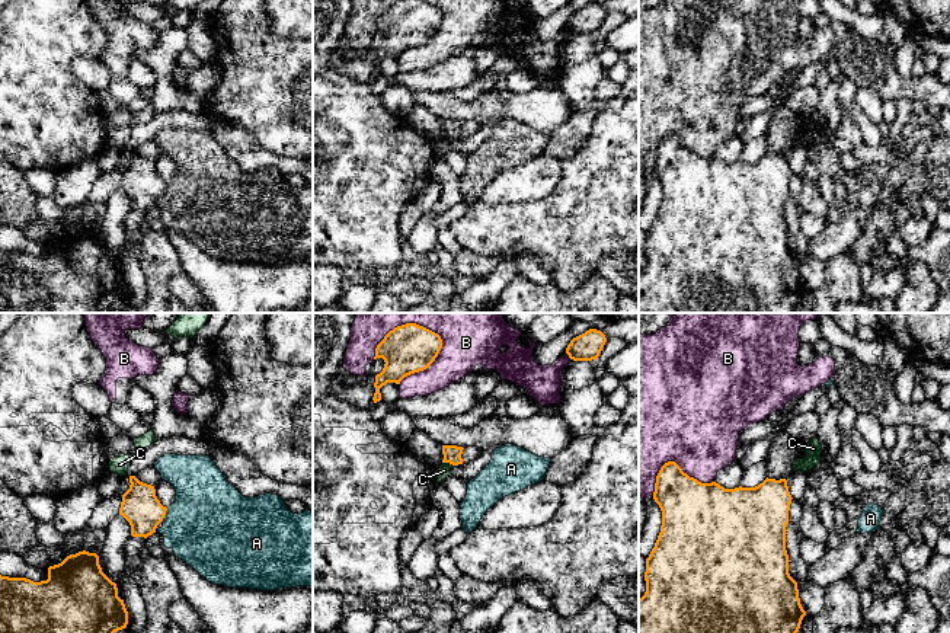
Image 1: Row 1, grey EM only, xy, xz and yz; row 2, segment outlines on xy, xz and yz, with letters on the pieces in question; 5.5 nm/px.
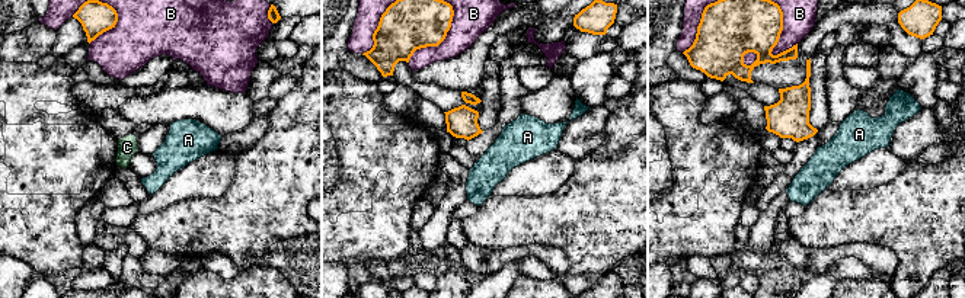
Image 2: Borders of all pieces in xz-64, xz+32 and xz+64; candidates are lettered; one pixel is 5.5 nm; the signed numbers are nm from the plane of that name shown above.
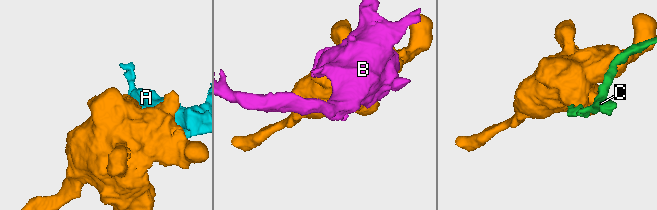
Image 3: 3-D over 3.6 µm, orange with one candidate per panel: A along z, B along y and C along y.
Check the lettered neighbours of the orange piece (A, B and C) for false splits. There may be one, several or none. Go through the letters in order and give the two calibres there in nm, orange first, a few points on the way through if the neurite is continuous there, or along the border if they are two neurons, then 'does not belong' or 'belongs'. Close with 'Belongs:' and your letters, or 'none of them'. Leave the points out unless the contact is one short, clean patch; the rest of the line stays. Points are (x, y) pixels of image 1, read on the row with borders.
A: 220 nm thick on the orange side, 460 nm on the other; border along xy (168, 508), (160, 521); does not belong
B: 280 nm thick on the orange side, 240 nm on the other; does not belong
C: 100 nm thick on the orange side, 70 nm on the other; border along xz (442, 462), (453, 464); does not belong
Belongs: none of them

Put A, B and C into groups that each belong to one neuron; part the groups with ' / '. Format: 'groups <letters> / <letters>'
groups A / B / C

